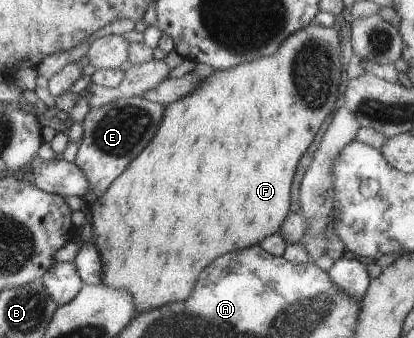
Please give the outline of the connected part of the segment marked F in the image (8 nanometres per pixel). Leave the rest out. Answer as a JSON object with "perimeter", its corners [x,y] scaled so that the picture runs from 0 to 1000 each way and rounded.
{"perimeter":[[[758,56],[737,83],[698,101],[664,160],[630,166],[611,183],[587,183],[587,189],[572,189],[572,195],[558,195],[558,201],[517,207],[512,222],[490,234],[486,254],[471,272],[461,272],[457,284],[442,284],[442,290],[399,314],[394,355],[389,355],[374,402],[365,408],[365,420],[336,450],[331,467],[321,467],[316,485],[307,491],[307,503],[268,544],[268,553],[254,571],[215,589],[208,612],[225,636],[220,710],[234,728],[234,740],[244,751],[244,769],[249,769],[246,840],[258,840],[268,852],[297,852],[312,870],[321,870],[326,917],[331,917],[329,932],[374,917],[374,911],[403,902],[418,888],[452,882],[452,870],[461,870],[466,840],[471,840],[476,817],[486,811],[486,799],[495,787],[505,787],[519,763],[548,751],[553,740],[582,740],[623,725],[635,704],[676,689],[688,645],[700,633],[703,550],[708,521],[713,521],[713,497],[717,497],[722,473],[758,417],[785,349],[804,337],[809,302],[821,278],[819,249],[824,210],[829,207],[821,186],[826,166],[821,121],[819,95],[804,83],[773,77]]]}

